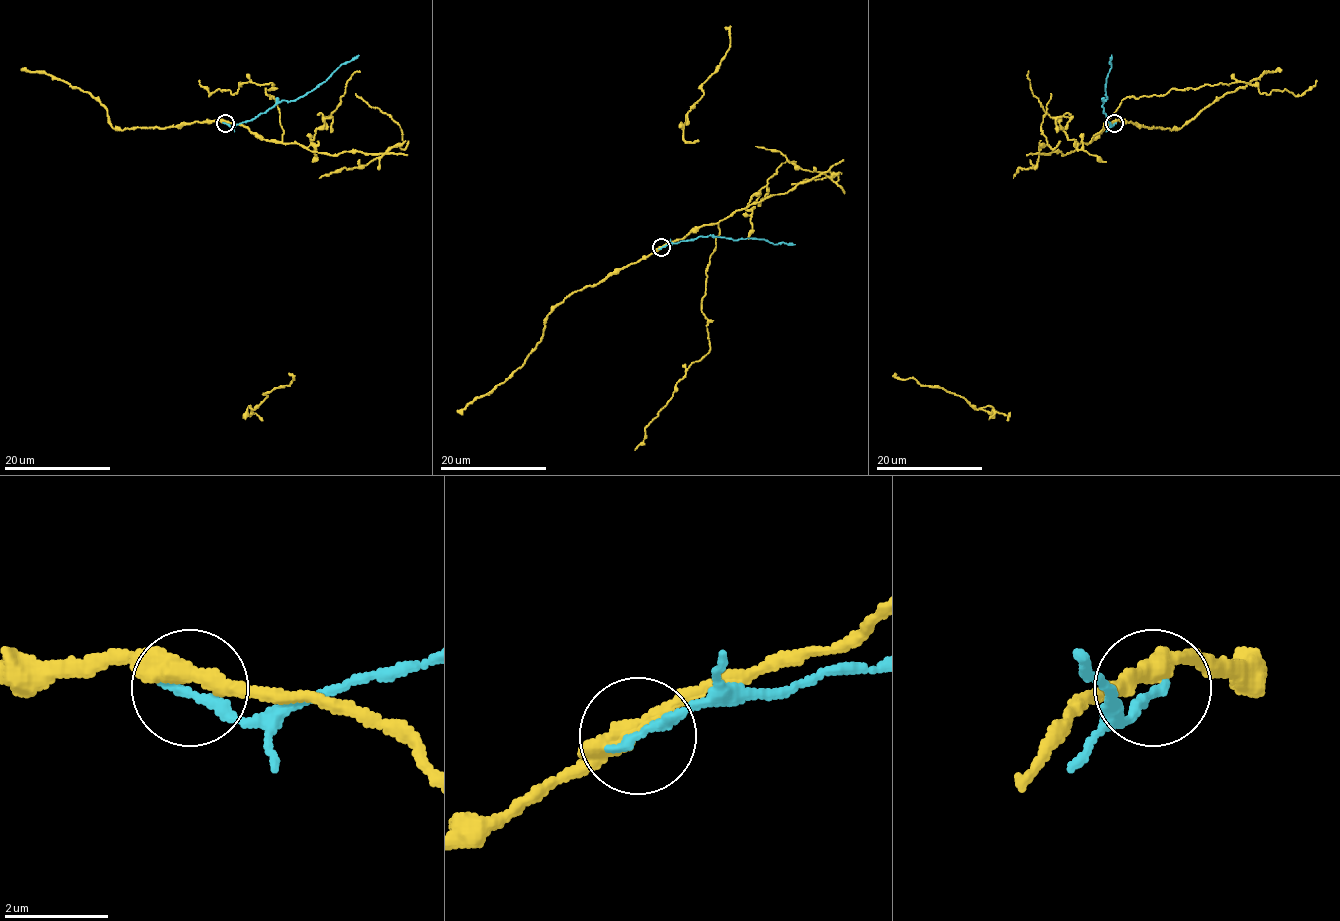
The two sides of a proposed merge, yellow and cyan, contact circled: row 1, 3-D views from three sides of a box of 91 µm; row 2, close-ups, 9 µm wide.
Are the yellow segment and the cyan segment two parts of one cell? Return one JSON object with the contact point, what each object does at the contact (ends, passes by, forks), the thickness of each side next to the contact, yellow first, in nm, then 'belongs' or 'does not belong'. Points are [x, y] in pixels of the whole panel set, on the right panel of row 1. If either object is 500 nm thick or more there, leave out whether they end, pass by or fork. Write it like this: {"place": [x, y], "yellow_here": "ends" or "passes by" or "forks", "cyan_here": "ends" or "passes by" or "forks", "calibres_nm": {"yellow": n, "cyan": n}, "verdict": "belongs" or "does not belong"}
{"place": [1114, 123], "yellow_here": "passes by", "cyan_here": "ends", "calibres_nm": {"yellow": 380, "cyan": 220}, "verdict": "does not belong"}

